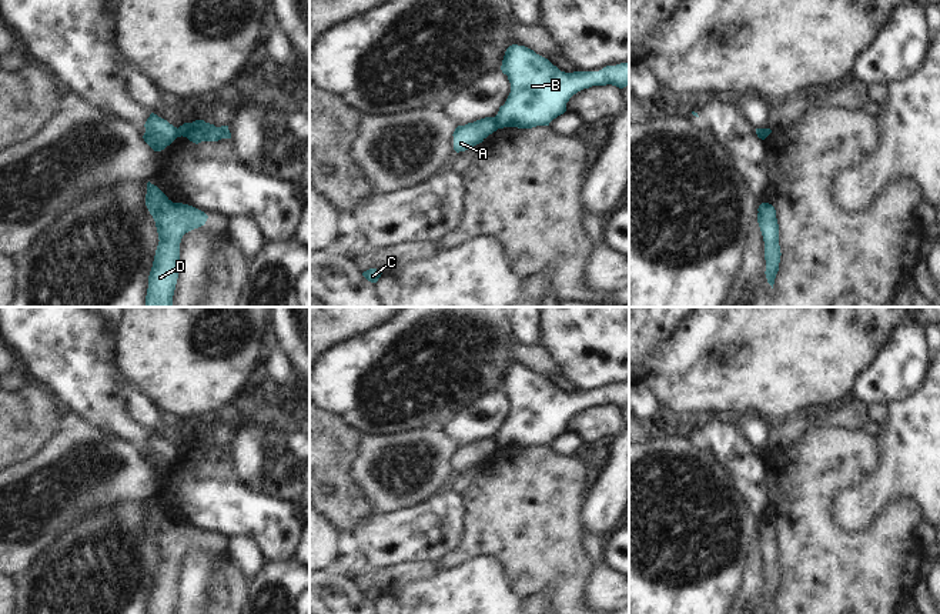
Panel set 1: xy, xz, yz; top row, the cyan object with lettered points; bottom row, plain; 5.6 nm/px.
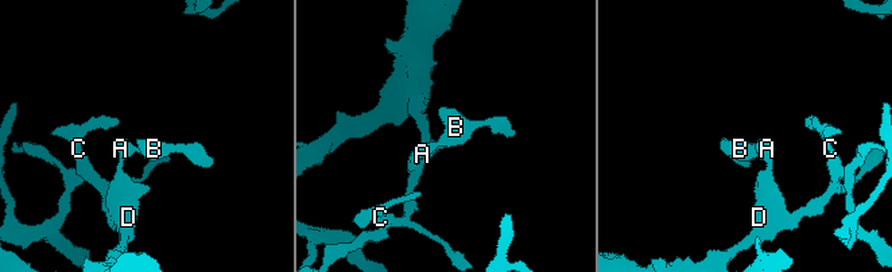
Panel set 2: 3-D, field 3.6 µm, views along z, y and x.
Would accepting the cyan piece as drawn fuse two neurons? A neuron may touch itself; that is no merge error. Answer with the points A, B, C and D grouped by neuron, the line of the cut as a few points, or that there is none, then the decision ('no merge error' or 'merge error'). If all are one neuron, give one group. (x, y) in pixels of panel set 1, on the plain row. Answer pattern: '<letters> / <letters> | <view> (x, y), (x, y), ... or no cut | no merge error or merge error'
A C D / B | xz (492, 437), (499, 447) | merge error

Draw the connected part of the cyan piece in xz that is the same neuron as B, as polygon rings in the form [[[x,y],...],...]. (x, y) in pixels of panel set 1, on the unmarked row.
[[[512,364],[506,368],[501,390],[508,396],[511,413],[494,437],[499,448],[549,446],[566,431],[569,418],[592,406],[629,404],[629,383],[606,386],[599,391],[565,393],[533,370]]]

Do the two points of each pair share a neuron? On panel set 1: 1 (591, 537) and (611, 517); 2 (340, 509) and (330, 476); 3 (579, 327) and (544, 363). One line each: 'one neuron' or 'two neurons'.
1: two neurons
2: one neuron
3: two neurons

